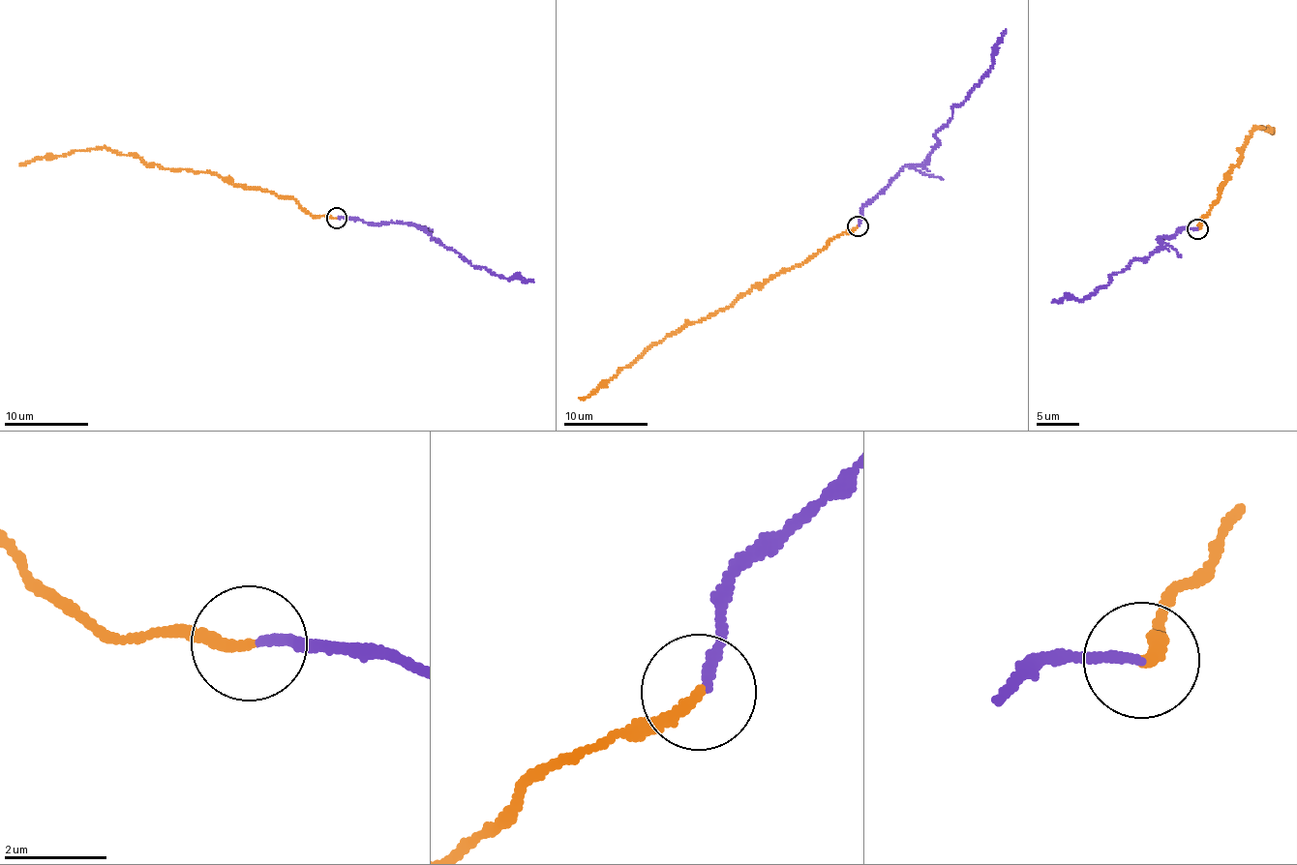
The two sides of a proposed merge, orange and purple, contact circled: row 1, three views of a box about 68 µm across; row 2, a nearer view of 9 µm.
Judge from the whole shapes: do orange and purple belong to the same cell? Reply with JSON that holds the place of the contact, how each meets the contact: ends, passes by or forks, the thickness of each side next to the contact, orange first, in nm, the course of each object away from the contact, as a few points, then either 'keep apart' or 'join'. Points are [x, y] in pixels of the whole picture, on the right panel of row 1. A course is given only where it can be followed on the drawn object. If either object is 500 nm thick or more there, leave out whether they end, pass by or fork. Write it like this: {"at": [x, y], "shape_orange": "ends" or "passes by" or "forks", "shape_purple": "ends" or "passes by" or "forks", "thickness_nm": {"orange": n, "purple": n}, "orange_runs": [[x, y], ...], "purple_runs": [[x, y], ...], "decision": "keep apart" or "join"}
{"at": [1197, 228], "shape_orange": "ends", "shape_purple": "ends", "thickness_nm": {"orange": 240, "purple": 180}, "orange_runs": [[1196, 229], [1215, 203], [1231, 168], [1238, 162], [1242, 152], [1239, 150], [1253, 128], [1270, 129], [1271, 134]], "purple_runs": [[1197, 229], [1158, 239], [1161, 244], [1149, 256], [1131, 260], [1082, 299], [1051, 302]], "decision": "keep apart"}

